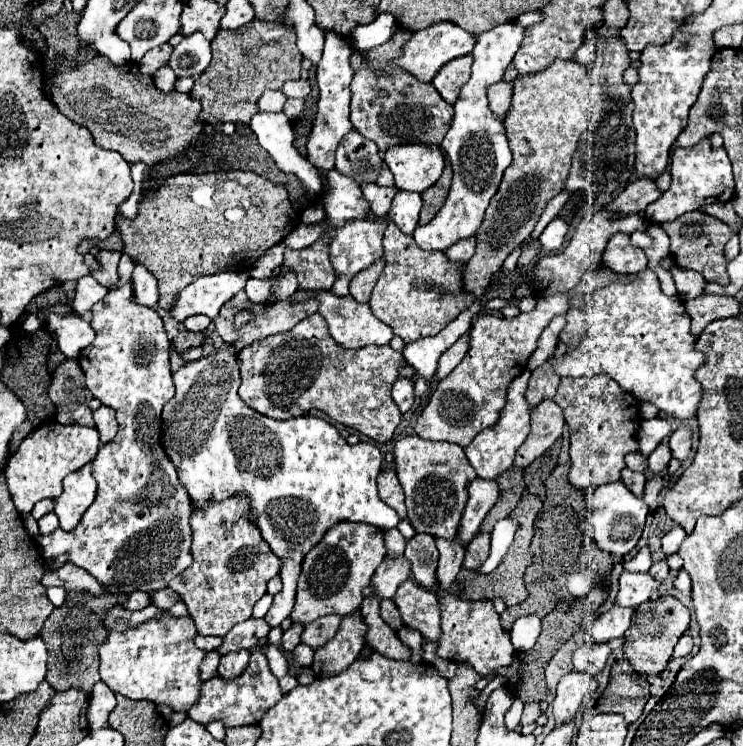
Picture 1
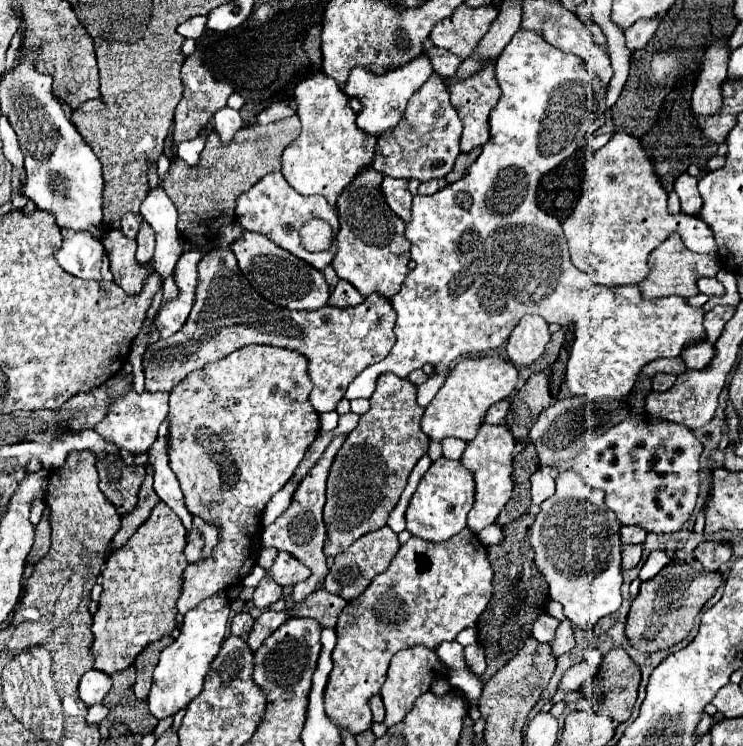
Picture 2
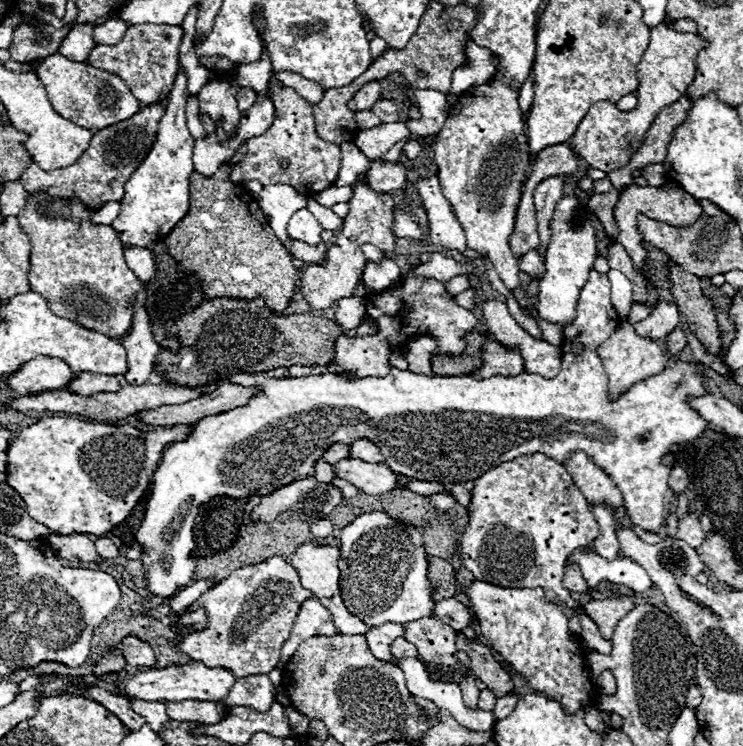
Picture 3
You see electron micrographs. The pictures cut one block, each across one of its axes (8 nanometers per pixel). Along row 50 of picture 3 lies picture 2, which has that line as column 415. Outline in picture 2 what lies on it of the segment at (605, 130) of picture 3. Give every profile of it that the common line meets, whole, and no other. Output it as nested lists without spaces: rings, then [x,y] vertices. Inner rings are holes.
[[[412,646],[412,648],[406,648],[406,650],[394,654],[394,658],[390,662],[390,668],[388,668],[386,682],[380,690],[380,696],[382,696],[382,702],[384,702],[384,708],[386,708],[384,724],[394,726],[410,712],[412,702],[422,694],[422,674],[424,674],[424,692],[428,692],[430,686],[436,680],[444,680],[448,676],[446,672],[448,672],[448,668],[440,662],[440,658],[436,656],[436,650],[432,650],[432,648]]]

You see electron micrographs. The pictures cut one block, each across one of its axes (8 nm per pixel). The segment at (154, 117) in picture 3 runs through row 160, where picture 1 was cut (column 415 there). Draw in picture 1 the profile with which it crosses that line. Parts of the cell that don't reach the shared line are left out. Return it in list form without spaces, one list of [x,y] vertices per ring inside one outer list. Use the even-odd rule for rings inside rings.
[[[398,28],[396,34],[366,52],[362,56],[370,62],[368,68],[360,68],[354,72],[350,90],[350,122],[352,126],[364,134],[368,140],[372,140],[380,154],[388,150],[388,146],[394,144],[440,144],[444,134],[450,128],[454,108],[442,100],[438,90],[432,84],[420,82],[416,76],[408,74],[400,66],[394,64],[394,60],[402,54],[402,46],[412,38],[412,32],[406,28]]]

